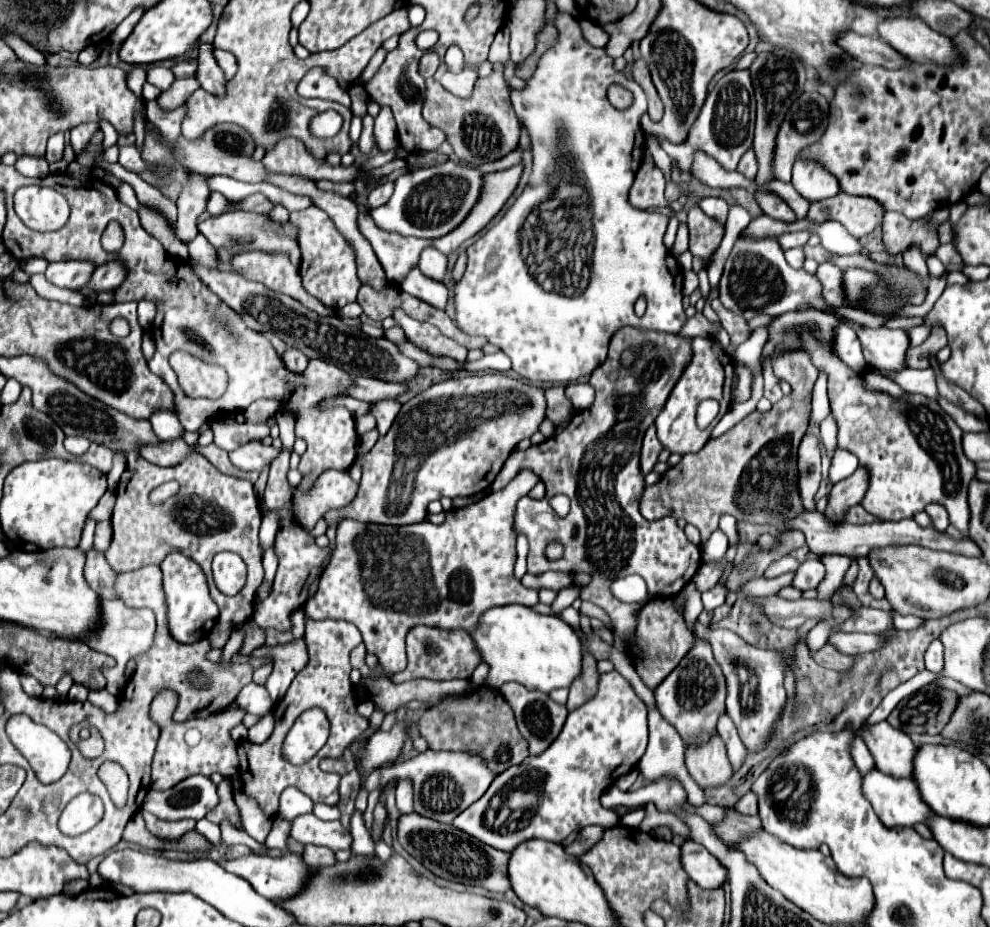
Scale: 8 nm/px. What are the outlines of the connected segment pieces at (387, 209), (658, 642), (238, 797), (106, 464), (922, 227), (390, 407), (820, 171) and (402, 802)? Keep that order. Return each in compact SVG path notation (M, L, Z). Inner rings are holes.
M451 159L429 169L409 171L395 181L395 193L391 195L389 203L371 209L369 213L377 227L385 231L413 235L419 239L439 239L441 235L453 231L453 227L457 227L457 223L469 215L473 203L477 203L477 195L481 195L481 179L485 179L485 175L487 173L475 167L457 165Z
M659 597L659 599L655 599L655 601L651 601L651 605L645 605L645 607L641 609L641 615L639 615L639 621L637 621L637 643L629 643L629 645L633 645L633 647L629 649L629 657L633 659L633 665L635 665L637 673L639 673L639 677L645 681L645 685L647 685L649 689L655 689L655 687L679 665L679 661L687 655L687 651L693 647L693 643L695 643L695 637L693 637L693 633L689 631L689 627L685 625L683 615L679 615L679 613L675 611L671 599Z
M240 779L234 780L234 800L239 808L244 830L255 841L263 843L271 831L273 819L265 817L261 805L257 805L255 799L249 799L249 795L245 795L243 782Z
M91 443L91 449L83 455L83 461L93 465L95 469L107 473L111 469L111 459L113 459L113 451L103 447L103 445L97 445L97 443Z
M941 207L939 211L933 211L933 219L925 221L911 221L901 213L885 213L881 229L883 229L883 243L885 251L889 255L903 255L905 249L909 247L919 247L925 257L935 255L939 247L935 223L947 221L949 219L949 209Z
M383 399L383 401L377 401L371 405L371 415L375 417L377 421L377 429L379 429L379 435L385 435L393 423L393 419L397 417L401 409L401 403L397 399Z
M799 161L793 165L791 185L797 189L801 197L809 199L811 203L829 199L839 193L837 179L817 163L809 163L809 161Z
M399 781L397 785L397 809L401 815L407 815L413 811L413 791L409 781Z

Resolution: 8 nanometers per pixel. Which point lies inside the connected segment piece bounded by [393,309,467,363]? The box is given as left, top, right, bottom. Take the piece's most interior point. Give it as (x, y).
(422, 335)

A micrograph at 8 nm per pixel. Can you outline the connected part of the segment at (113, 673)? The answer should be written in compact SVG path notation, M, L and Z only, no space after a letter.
M101 599L101 627L97 631L93 631L93 635L89 635L89 639L85 643L93 651L107 653L116 661L116 665L113 668L103 667L102 670L107 680L106 690L110 694L115 696L122 694L127 684L127 680L124 677L125 663L131 657L149 651L149 647L153 643L153 635L155 635L155 615L153 615L153 611L129 609L117 599Z

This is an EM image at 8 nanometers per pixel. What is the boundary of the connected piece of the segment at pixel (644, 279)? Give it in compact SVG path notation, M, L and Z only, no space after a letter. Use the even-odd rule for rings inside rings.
M555 13L553 15L553 25L557 27L557 41L555 45L545 51L541 55L541 59L537 61L537 69L533 73L533 77L527 81L527 85L523 89L511 89L511 105L517 113L519 123L527 129L529 133L529 141L531 141L531 155L533 155L533 171L529 177L529 183L525 187L525 191L517 197L517 201L511 205L511 209L507 209L507 213L491 227L487 229L485 235L481 235L473 245L467 247L467 267L463 277L453 285L453 305L455 305L455 323L461 331L465 331L467 335L483 335L489 339L489 343L497 345L513 363L513 371L529 381L541 381L541 383L569 383L569 381L577 381L581 377L591 375L605 359L607 359L607 347L611 337L615 335L615 331L619 331L621 327L637 327L641 331L661 331L661 333L677 333L683 323L685 323L685 311L683 311L683 295L681 295L681 287L683 287L683 273L681 273L681 265L679 261L673 257L671 251L665 249L663 245L663 235L667 229L667 215L661 215L657 211L641 211L635 209L627 195L631 189L631 183L635 179L635 173L643 161L643 153L645 153L645 133L641 127L641 117L647 113L647 103L645 103L645 93L639 87L639 83L633 81L633 77L627 77L621 71L615 71L613 67L613 59L605 53L605 49L597 49L593 45L589 45L581 33L579 21L575 21L569 13ZM611 83L619 83L619 85L629 85L629 91L633 91L635 103L625 109L619 111L615 109L609 99L607 99L607 89ZM541 243L541 251L537 251L537 245ZM639 297L645 297L647 301L647 313L643 317L637 317L633 307L635 301Z

